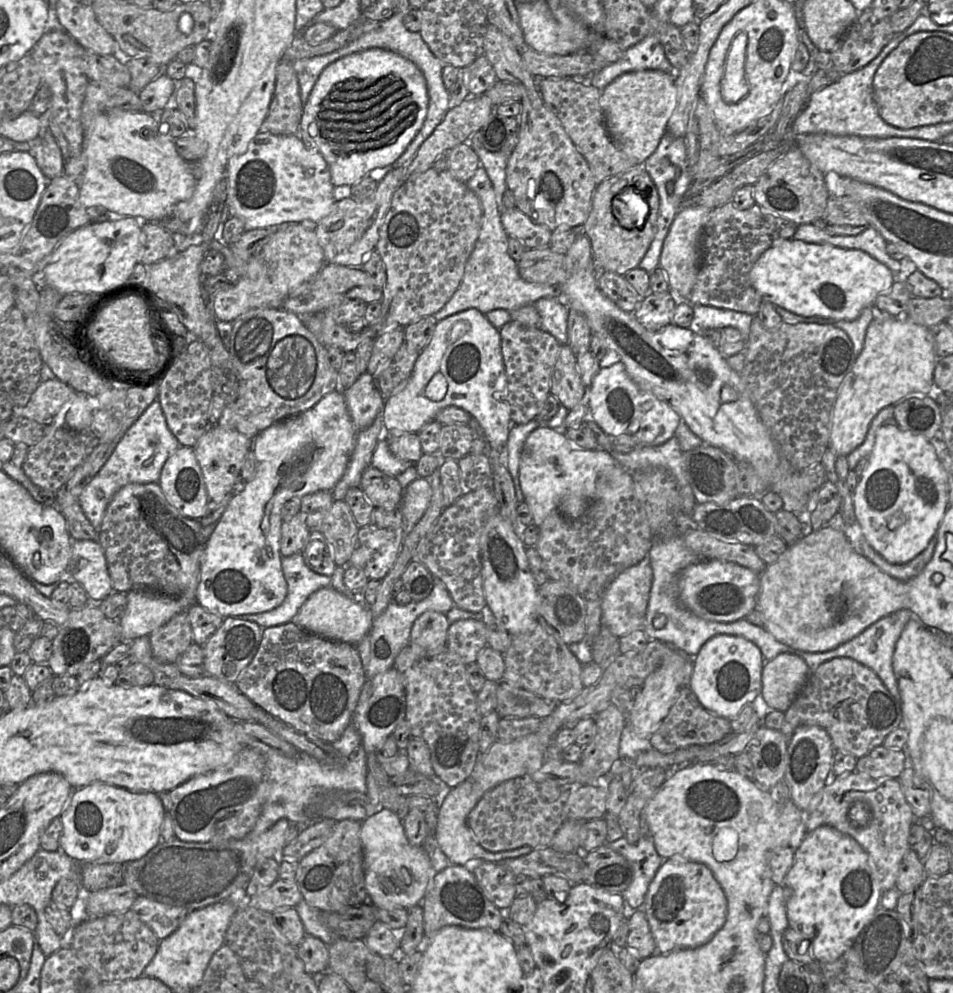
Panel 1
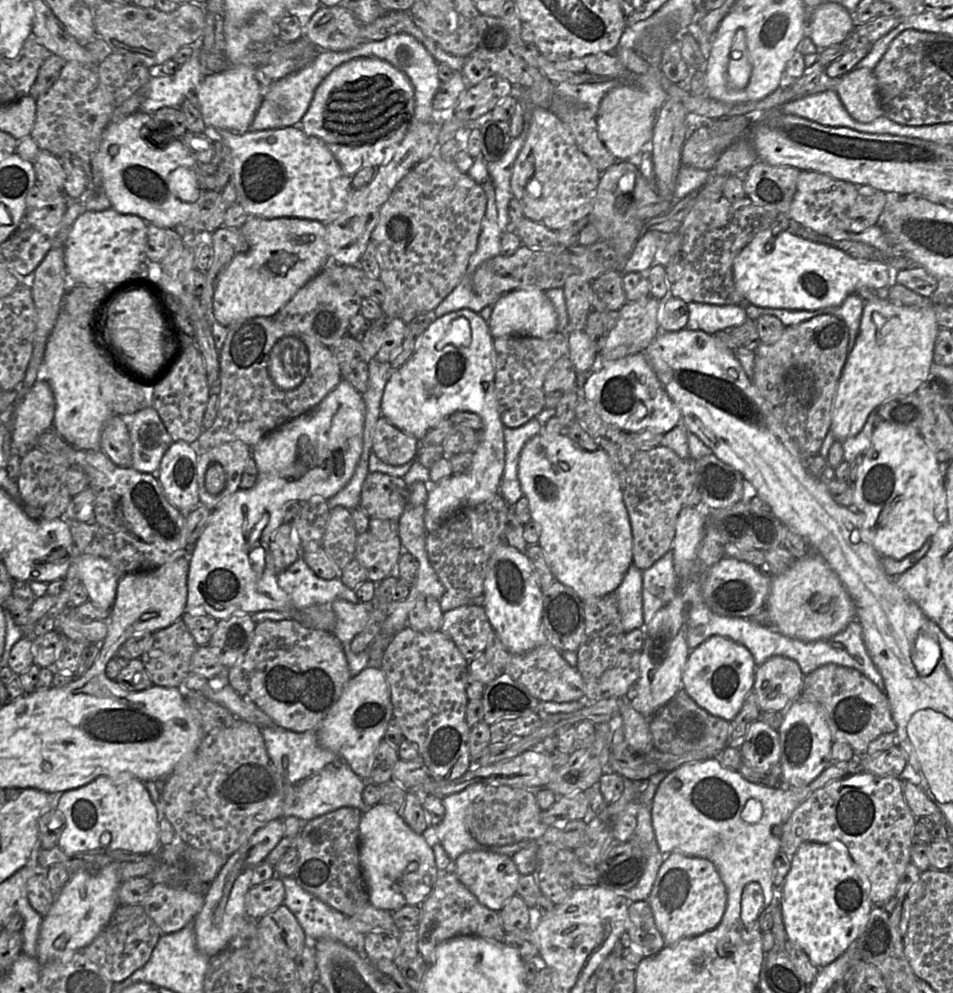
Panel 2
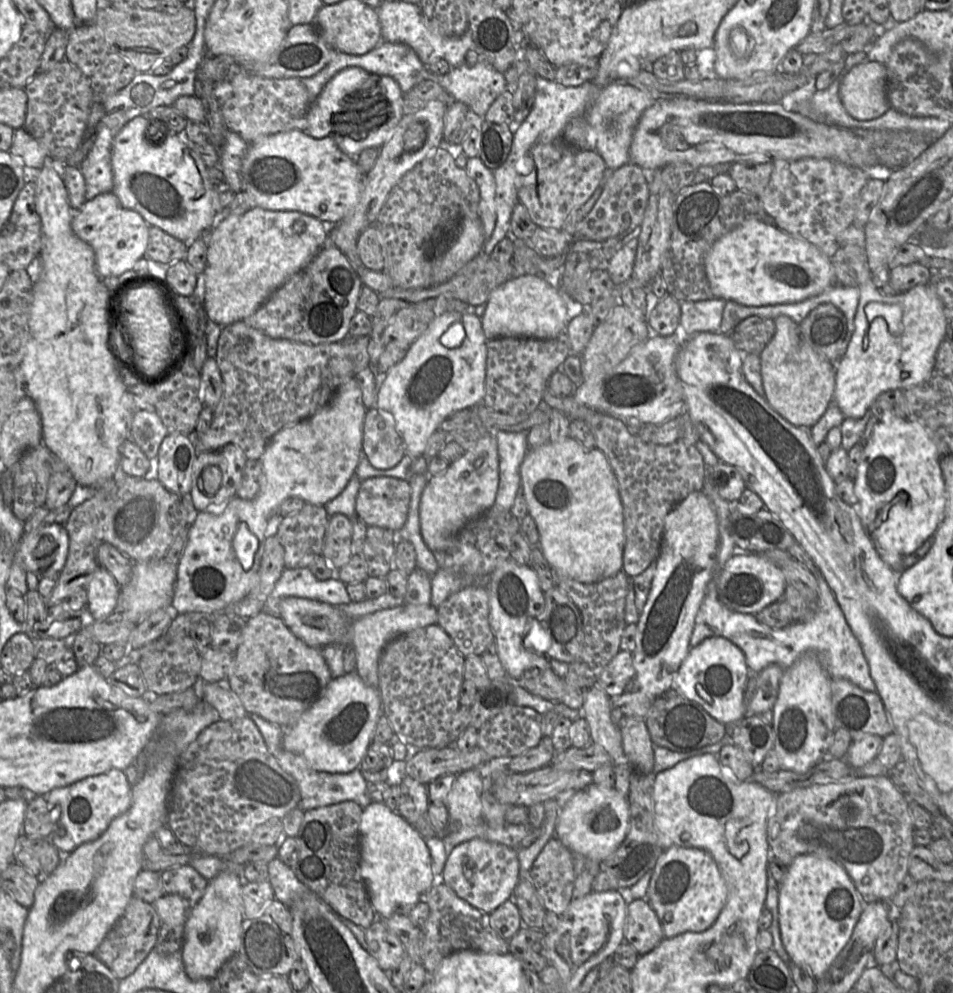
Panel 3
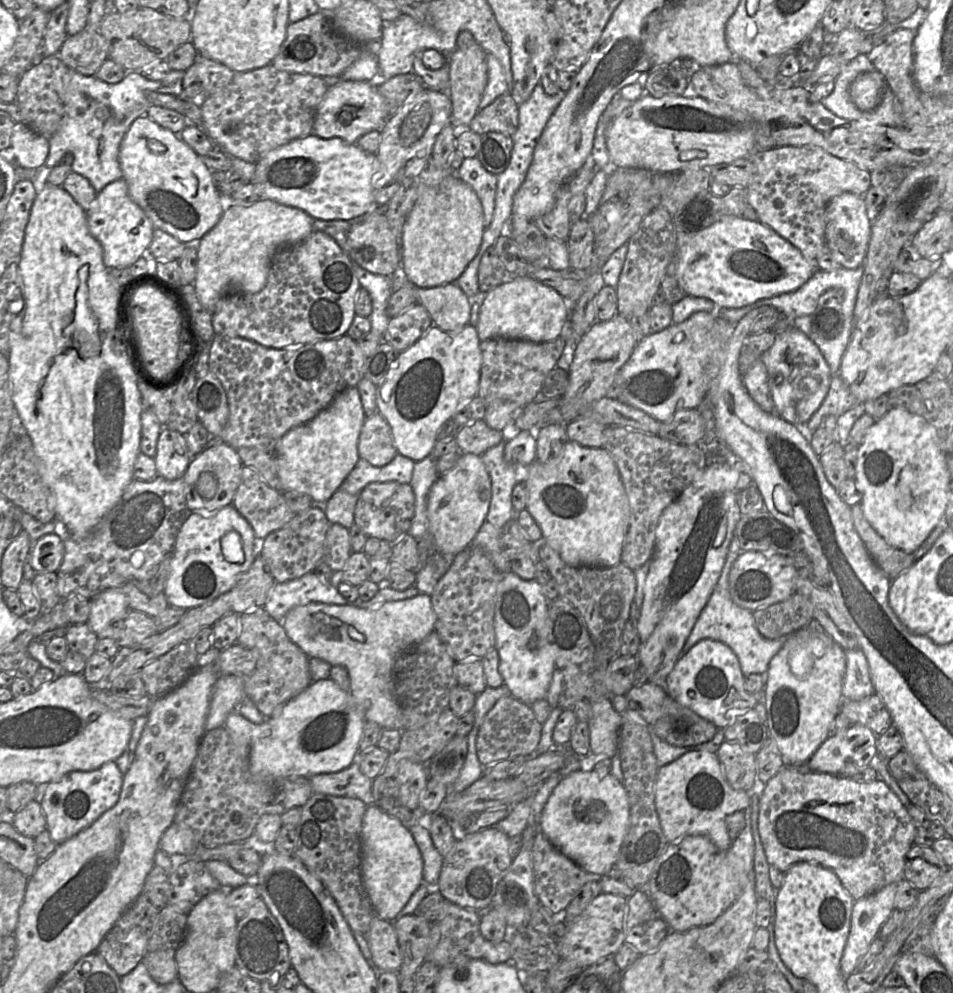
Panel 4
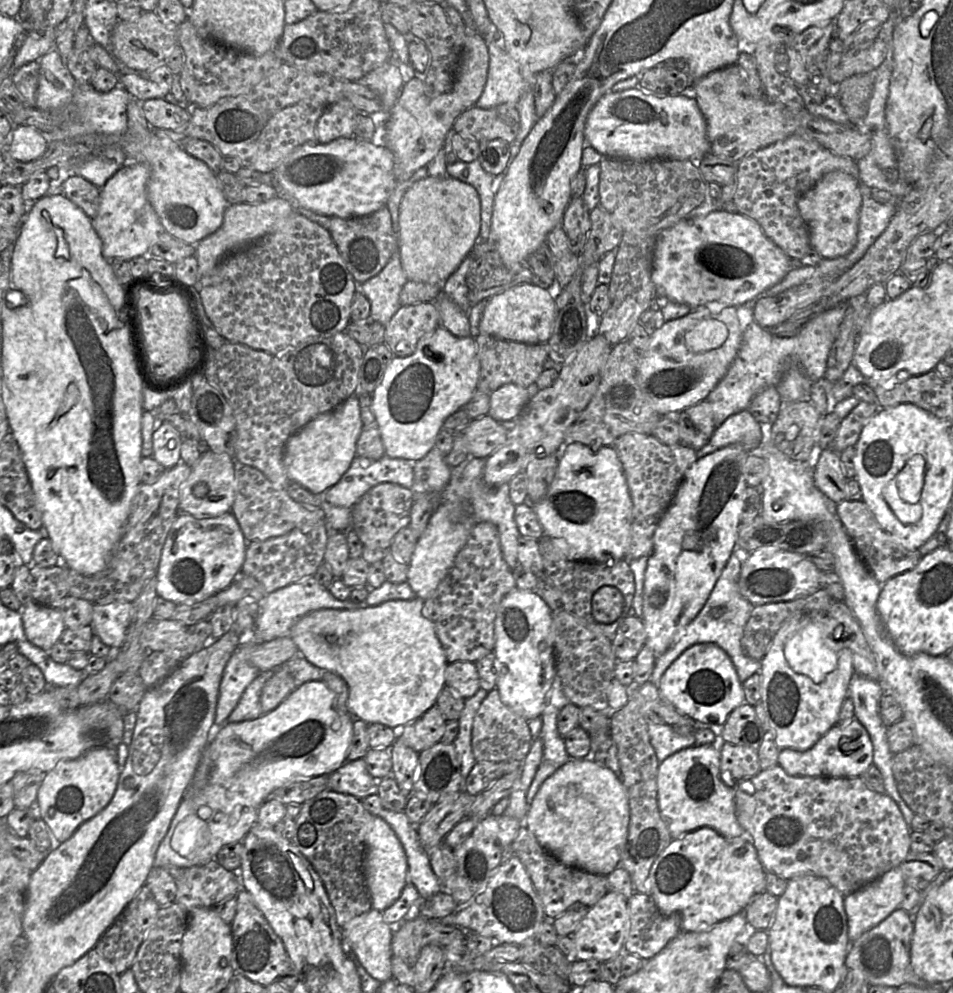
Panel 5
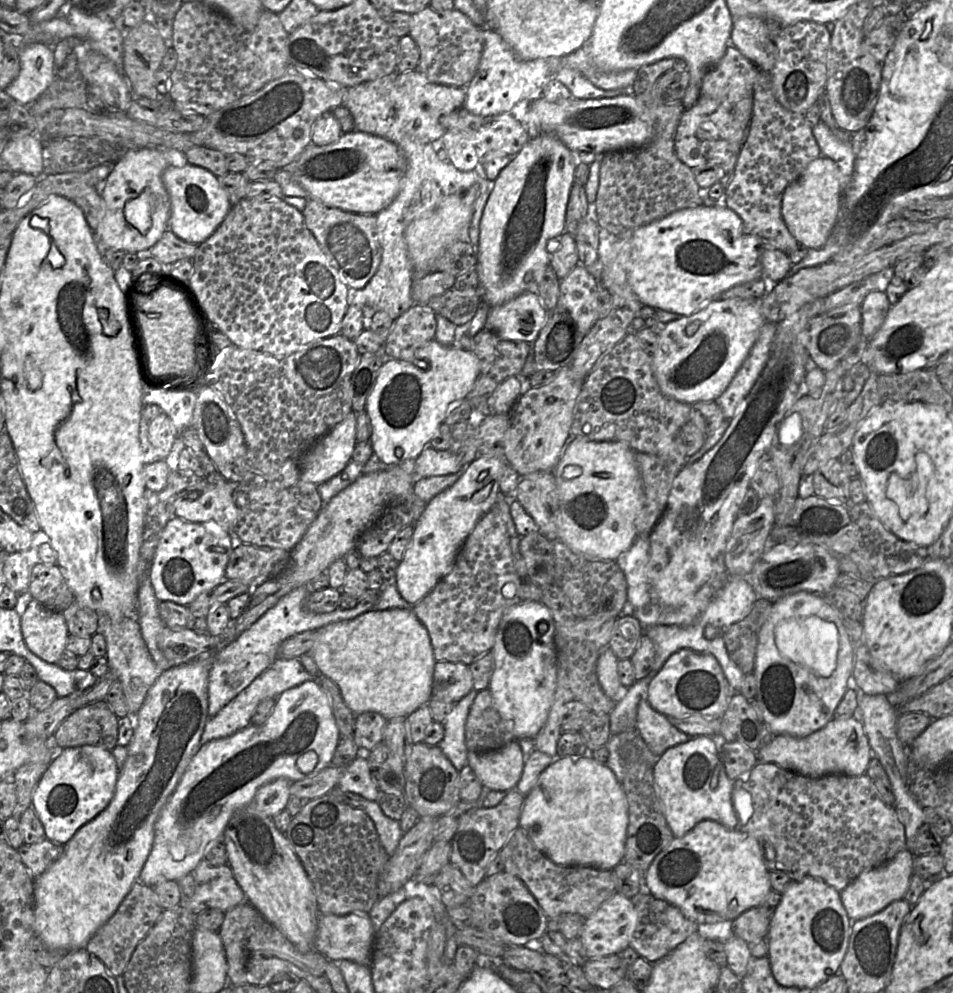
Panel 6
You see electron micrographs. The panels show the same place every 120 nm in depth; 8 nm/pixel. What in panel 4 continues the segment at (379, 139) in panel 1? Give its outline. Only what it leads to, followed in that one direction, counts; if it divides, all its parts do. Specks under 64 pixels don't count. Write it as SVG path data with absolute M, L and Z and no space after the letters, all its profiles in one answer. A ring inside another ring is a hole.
M342 81L327 90L317 108L313 134L322 139L341 138L348 144L356 144L358 139L371 131L382 131L389 118L383 96L373 82Z

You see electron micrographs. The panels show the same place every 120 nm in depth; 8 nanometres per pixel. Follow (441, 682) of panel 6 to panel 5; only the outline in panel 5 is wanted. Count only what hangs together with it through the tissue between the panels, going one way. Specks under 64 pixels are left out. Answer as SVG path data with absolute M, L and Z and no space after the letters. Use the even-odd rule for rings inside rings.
M469 661L448 663L445 670L445 686L464 699L473 696L480 688L475 663Z

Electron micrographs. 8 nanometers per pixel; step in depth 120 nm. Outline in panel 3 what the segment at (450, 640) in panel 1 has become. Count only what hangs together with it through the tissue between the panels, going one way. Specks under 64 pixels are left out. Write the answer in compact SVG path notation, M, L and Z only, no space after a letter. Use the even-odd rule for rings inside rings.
M468 586L450 595L437 608L437 625L449 635L464 657L482 655L494 641L494 634L489 623L488 589L479 586Z

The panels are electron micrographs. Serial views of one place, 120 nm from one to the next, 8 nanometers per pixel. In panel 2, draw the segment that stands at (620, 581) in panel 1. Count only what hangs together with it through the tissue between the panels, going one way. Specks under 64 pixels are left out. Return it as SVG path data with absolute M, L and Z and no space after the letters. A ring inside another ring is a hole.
M633 563L627 570L620 586L614 592L624 631L644 628L643 620L643 570Z

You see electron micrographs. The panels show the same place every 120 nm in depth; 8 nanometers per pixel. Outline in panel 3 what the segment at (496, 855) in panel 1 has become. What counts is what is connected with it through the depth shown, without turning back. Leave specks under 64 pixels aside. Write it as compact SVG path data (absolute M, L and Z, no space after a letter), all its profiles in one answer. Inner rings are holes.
M476 768L465 770L456 775L446 798L446 806L449 815L448 829L442 839L438 836L425 839L431 855L433 876L440 874L441 871L443 871L447 856L451 853L454 847L463 842L469 841L473 838L480 838L504 844L514 850L518 850L519 848L522 848L522 839L532 829L536 829L529 823L522 823L521 825L510 824L505 826L503 829L493 830L489 828L482 817L481 794L483 790L484 779Z

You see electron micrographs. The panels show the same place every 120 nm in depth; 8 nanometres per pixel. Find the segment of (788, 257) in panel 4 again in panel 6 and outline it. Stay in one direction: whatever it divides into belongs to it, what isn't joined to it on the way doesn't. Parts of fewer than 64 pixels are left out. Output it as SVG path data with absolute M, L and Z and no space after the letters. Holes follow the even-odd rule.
M700 203L677 210L656 221L639 227L634 230L627 238L619 238L624 241L623 247L617 255L618 263L627 273L627 280L634 293L644 306L651 306L655 309L663 309L679 314L680 316L688 316L703 308L706 304L718 299L718 295L731 287L754 281L763 277L760 261L761 250L764 244L744 226L741 218L730 208L722 203L705 204Z

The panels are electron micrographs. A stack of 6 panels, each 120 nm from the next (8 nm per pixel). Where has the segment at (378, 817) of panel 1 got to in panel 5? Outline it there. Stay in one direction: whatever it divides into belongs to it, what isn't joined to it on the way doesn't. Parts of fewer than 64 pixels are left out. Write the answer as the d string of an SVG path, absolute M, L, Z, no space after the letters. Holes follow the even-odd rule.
M373 815L373 823L366 835L364 857L364 874L373 909L383 912L397 901L407 885L407 870L406 854L395 832L386 821Z

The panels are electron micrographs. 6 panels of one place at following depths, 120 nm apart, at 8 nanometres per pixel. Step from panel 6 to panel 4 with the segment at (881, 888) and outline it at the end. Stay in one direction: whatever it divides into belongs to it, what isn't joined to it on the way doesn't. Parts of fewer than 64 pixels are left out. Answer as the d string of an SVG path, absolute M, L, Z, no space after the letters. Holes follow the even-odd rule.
M892 883L854 902L848 939L840 960L844 977L855 972L858 960L879 936L881 927L895 910L898 883Z

